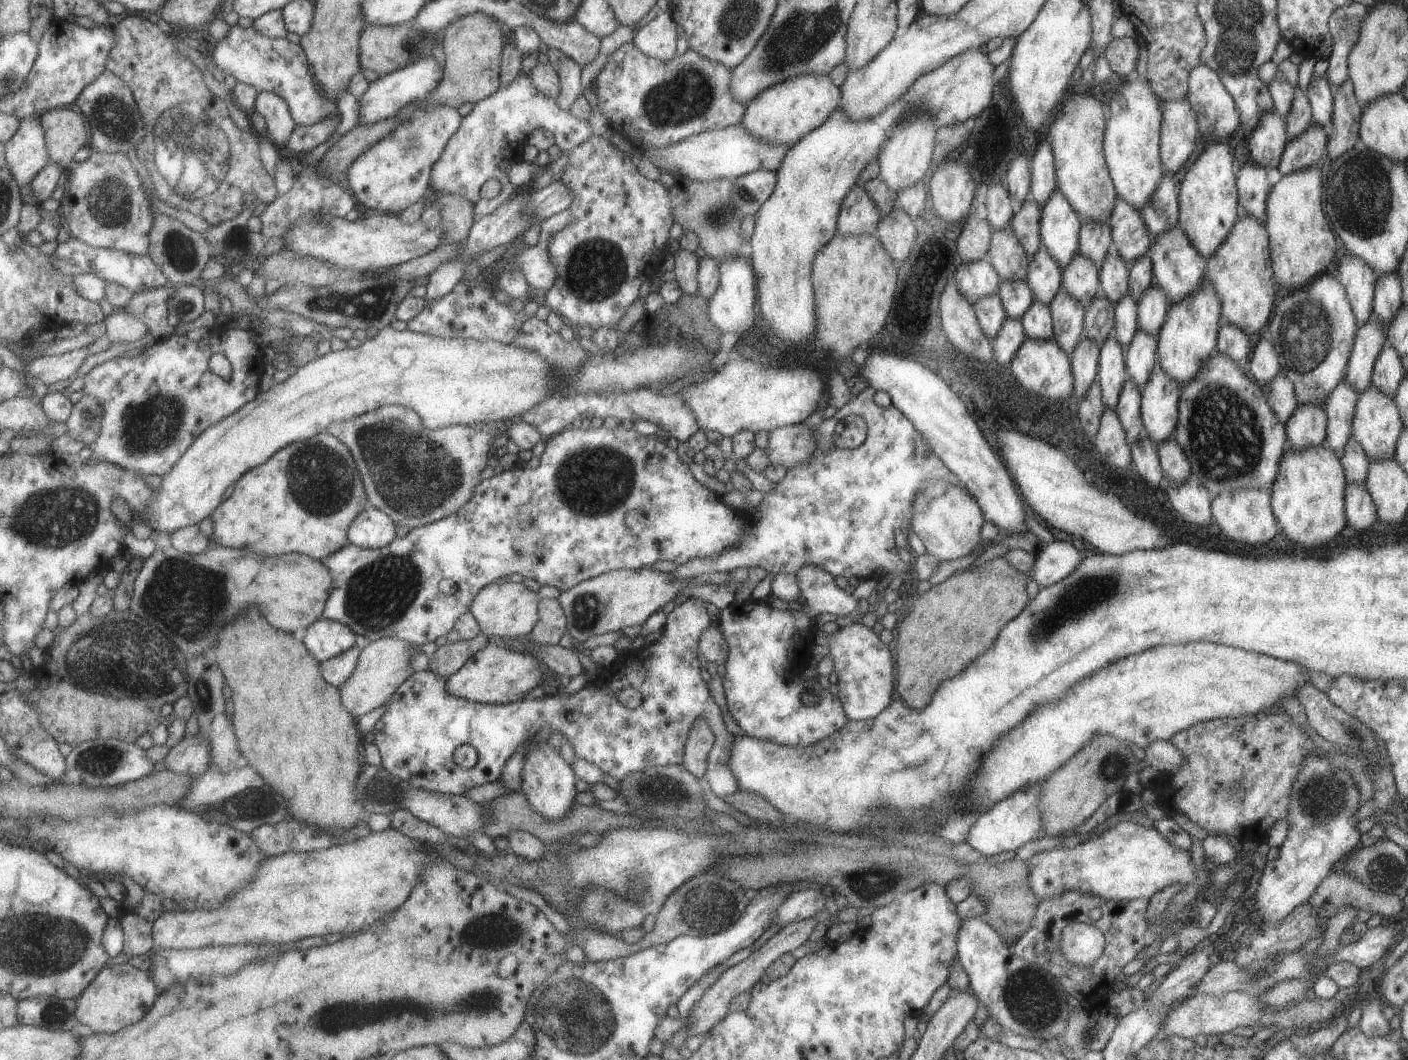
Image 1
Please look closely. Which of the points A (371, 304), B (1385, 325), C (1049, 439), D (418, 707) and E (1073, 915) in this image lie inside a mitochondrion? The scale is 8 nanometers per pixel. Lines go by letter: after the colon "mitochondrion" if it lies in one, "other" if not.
A: mitochondrion
B: other
C: other
D: other
E: other

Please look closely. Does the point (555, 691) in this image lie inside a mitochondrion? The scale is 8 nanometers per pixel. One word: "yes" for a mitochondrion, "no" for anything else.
no

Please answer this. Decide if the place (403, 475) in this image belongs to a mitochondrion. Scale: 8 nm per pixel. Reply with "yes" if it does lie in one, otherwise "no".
yes

